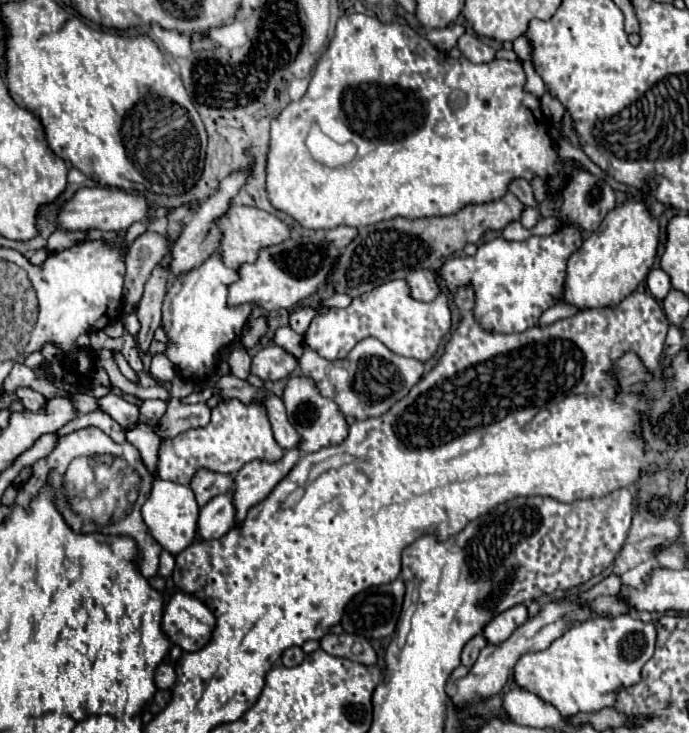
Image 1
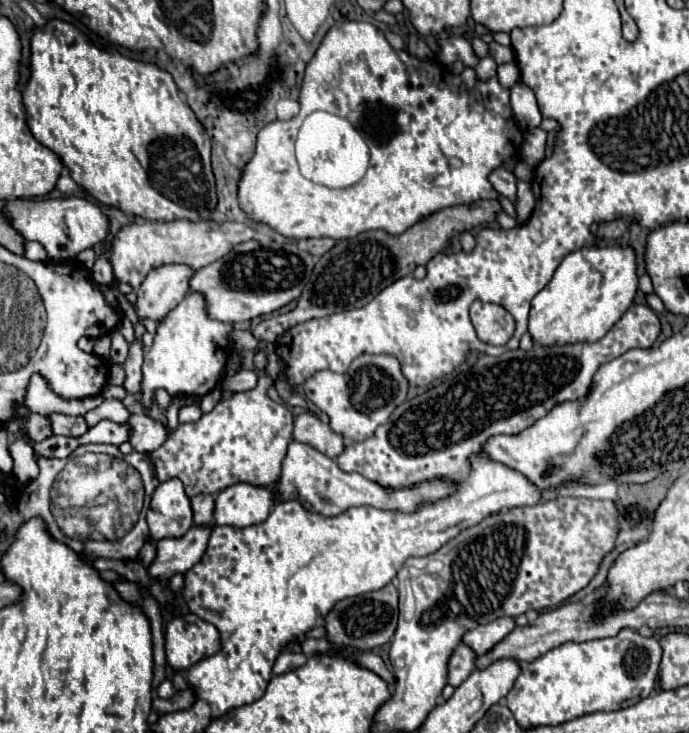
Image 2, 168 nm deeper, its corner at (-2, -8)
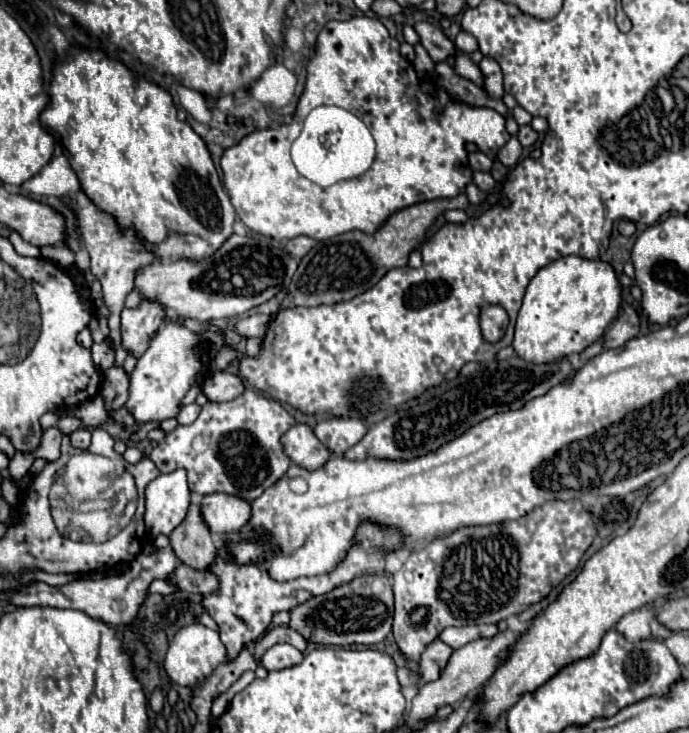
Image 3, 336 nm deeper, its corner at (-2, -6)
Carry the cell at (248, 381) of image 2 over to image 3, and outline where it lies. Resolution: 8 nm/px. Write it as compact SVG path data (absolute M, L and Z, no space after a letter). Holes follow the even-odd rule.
M213 372L205 378L203 384L203 394L207 396L209 402L227 402L237 398L243 392L243 382L235 374L227 372Z

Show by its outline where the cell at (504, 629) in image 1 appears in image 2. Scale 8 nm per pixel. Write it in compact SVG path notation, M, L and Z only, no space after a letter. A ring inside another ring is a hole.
M503 616L499 620L493 620L491 624L483 624L477 626L469 632L465 632L463 642L473 648L479 656L491 652L491 648L495 648L495 644L499 644L499 640L503 640L507 634L511 634L515 628L515 618Z

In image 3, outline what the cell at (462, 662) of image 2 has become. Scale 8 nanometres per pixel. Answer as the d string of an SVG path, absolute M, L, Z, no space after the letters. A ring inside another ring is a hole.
M435 640L425 648L425 652L419 658L419 672L425 682L439 678L439 672L445 668L451 652L453 652L453 648L449 648L441 640Z

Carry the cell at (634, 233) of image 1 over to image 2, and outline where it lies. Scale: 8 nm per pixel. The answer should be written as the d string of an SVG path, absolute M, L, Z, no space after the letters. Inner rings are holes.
M587 246L571 252L553 274L553 280L533 298L529 332L535 342L545 346L597 342L633 304L637 286L637 254L633 246Z

